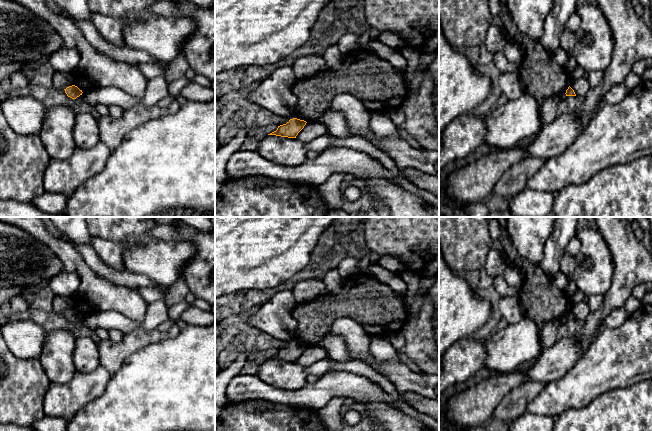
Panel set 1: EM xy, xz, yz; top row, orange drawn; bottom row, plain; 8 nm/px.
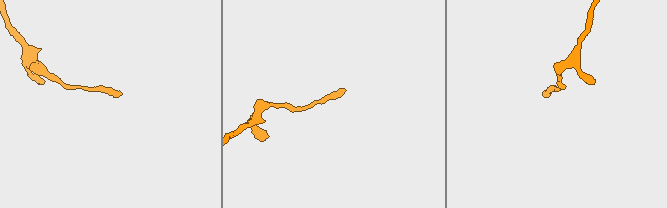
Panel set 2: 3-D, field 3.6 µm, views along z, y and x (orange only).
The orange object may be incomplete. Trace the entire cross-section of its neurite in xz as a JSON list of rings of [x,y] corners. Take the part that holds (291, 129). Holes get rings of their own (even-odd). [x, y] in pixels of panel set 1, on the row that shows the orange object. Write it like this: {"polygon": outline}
{"polygon": [[[297,118],[290,119],[286,124],[278,126],[277,130],[268,134],[281,137],[296,138],[298,133],[306,125],[306,121]]]}

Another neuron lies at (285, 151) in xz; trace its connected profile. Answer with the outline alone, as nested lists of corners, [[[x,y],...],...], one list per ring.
[[[266,135],[256,152],[265,159],[284,166],[296,166],[306,160],[305,143],[296,138]]]

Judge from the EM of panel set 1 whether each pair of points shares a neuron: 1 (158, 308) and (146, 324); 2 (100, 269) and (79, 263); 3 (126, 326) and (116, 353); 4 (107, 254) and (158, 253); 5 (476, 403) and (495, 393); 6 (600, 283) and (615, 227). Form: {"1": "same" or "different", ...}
{"1": "same", "2": "different", "3": "different", "4": "different", "5": "same", "6": "different"}

